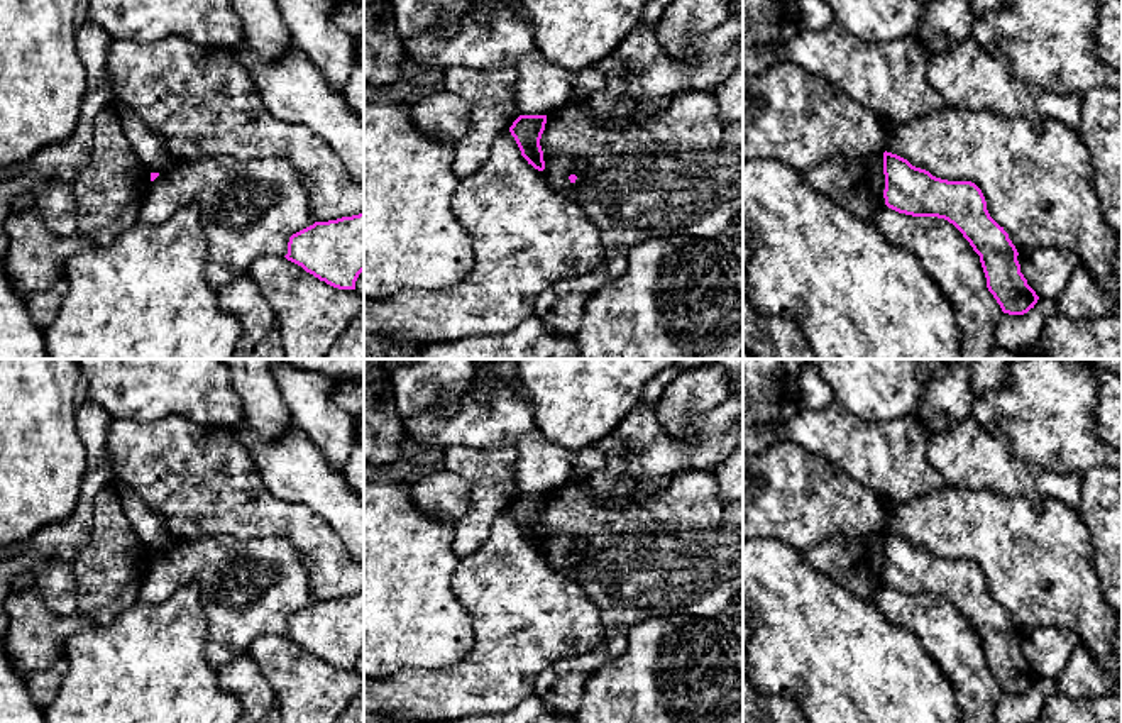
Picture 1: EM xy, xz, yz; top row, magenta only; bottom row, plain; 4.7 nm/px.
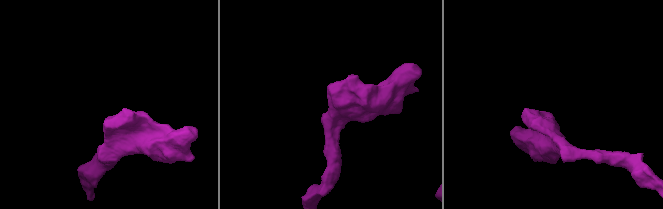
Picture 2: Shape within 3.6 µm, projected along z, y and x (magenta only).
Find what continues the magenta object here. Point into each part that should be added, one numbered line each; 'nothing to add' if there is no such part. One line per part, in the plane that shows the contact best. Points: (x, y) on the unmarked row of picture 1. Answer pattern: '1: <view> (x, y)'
nothing to add

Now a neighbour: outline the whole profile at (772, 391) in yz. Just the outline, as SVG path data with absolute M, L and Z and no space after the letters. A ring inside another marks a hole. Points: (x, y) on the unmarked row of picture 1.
M743 359L743 427L792 418L806 408L800 373L809 359Z

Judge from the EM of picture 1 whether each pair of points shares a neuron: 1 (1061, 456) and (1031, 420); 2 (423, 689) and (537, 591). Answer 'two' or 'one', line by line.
1: one
2: one

